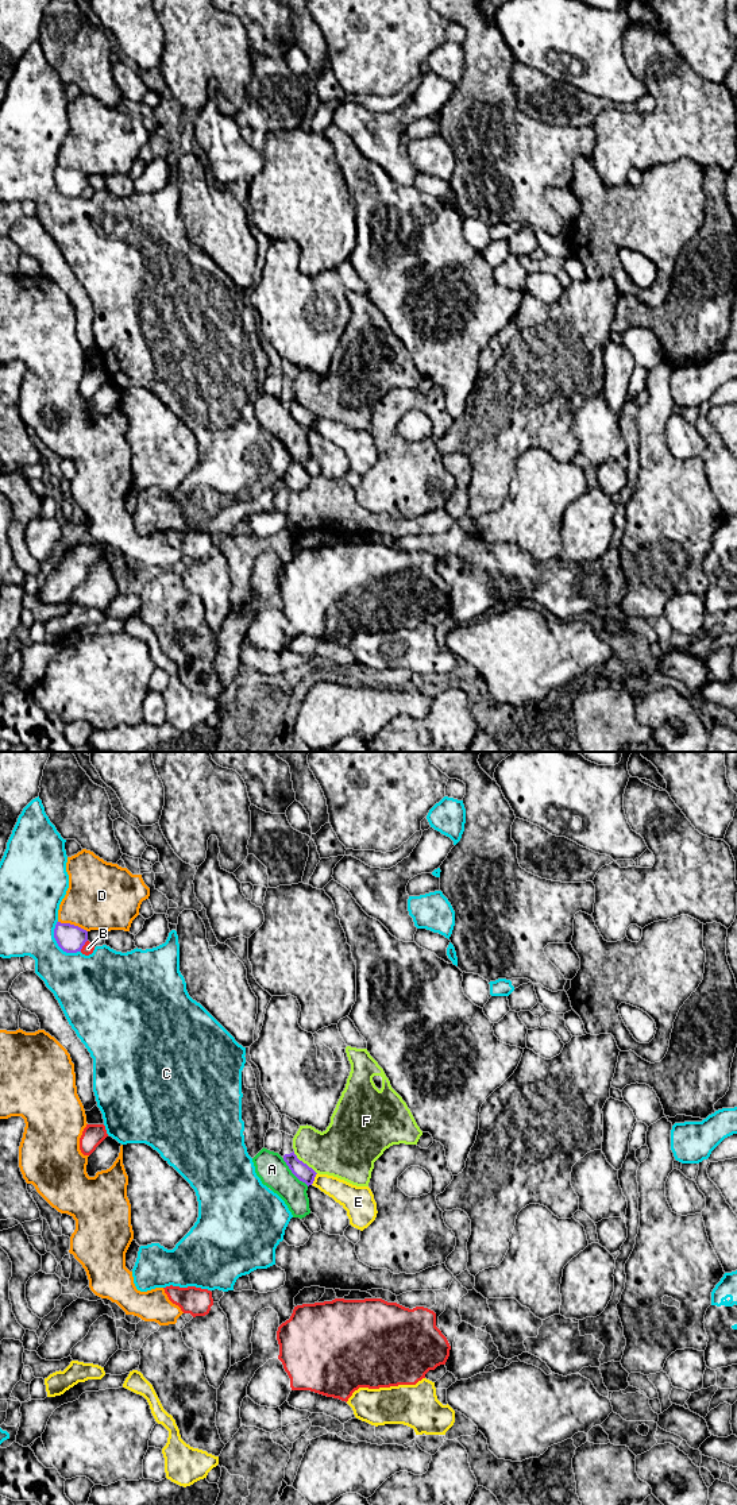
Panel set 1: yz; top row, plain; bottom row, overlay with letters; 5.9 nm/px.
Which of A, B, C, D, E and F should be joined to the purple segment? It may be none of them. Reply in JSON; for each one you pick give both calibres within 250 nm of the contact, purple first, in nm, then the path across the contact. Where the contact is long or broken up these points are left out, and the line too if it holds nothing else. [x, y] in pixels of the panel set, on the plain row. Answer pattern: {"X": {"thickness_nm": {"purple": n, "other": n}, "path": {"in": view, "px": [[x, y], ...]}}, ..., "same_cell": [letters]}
{"same_cell": []}

